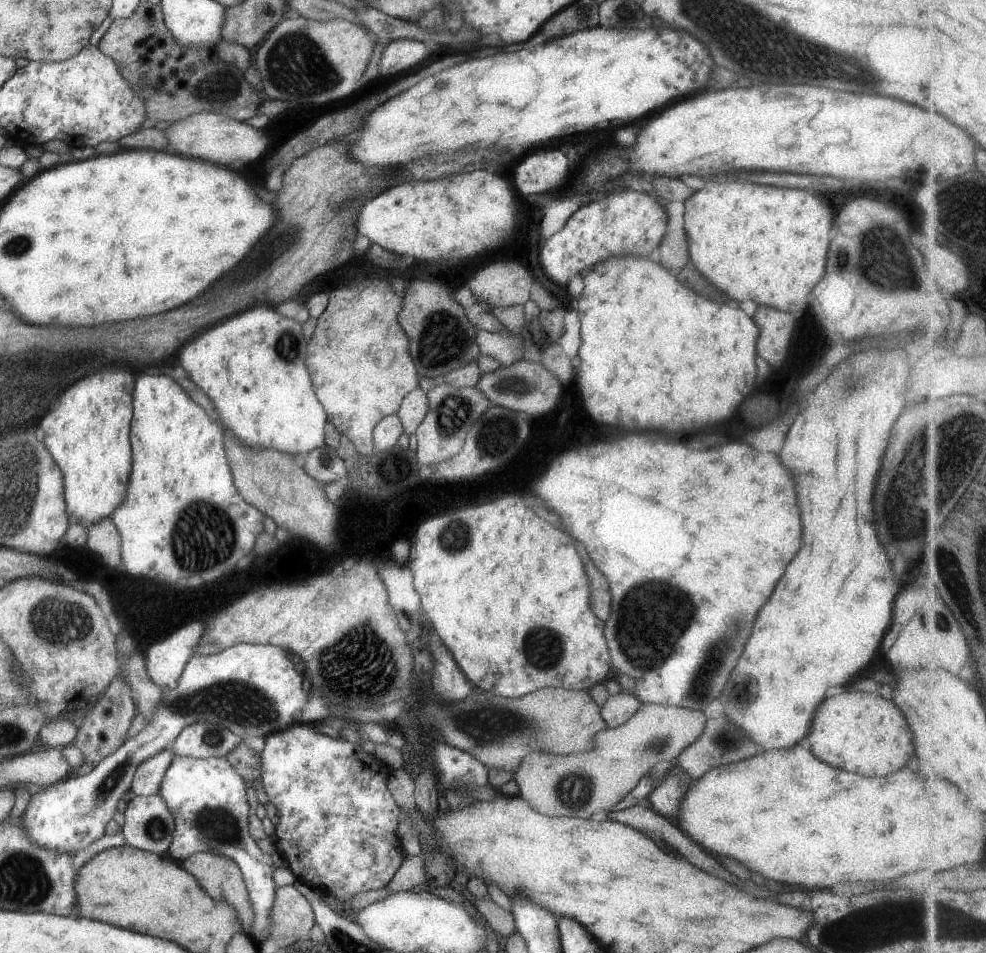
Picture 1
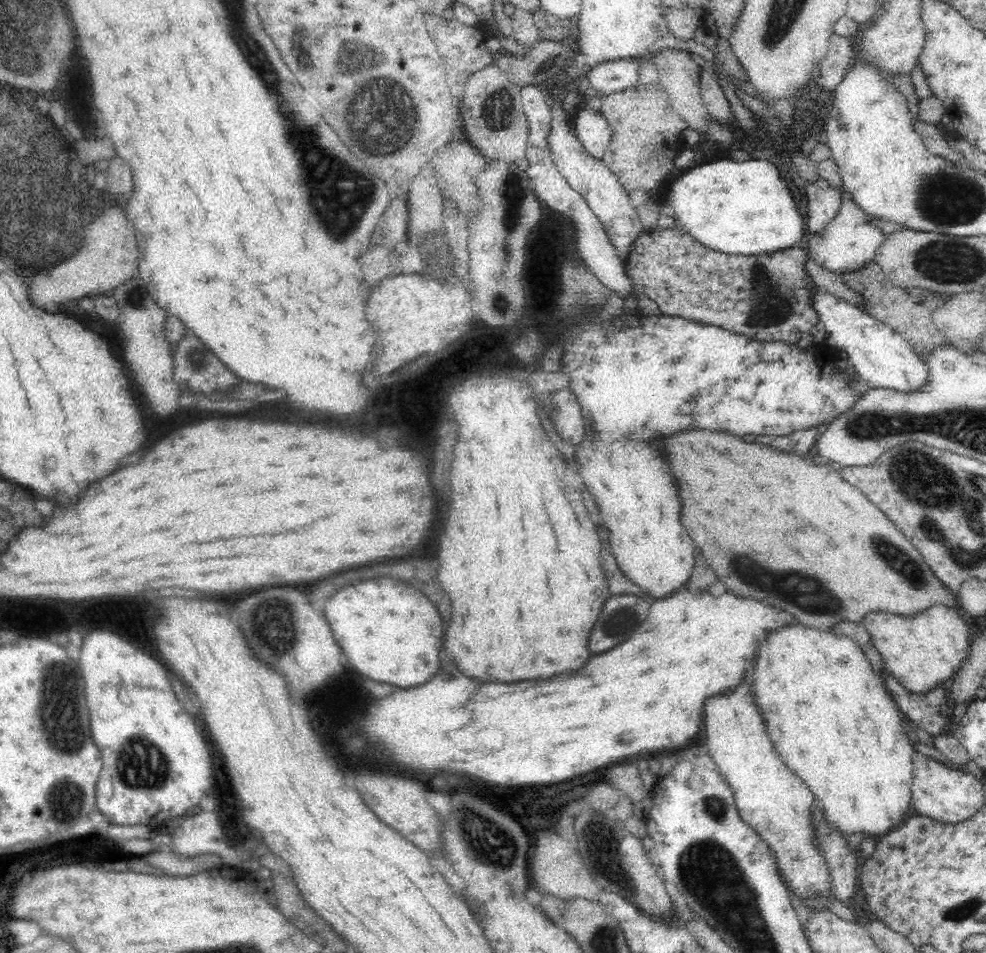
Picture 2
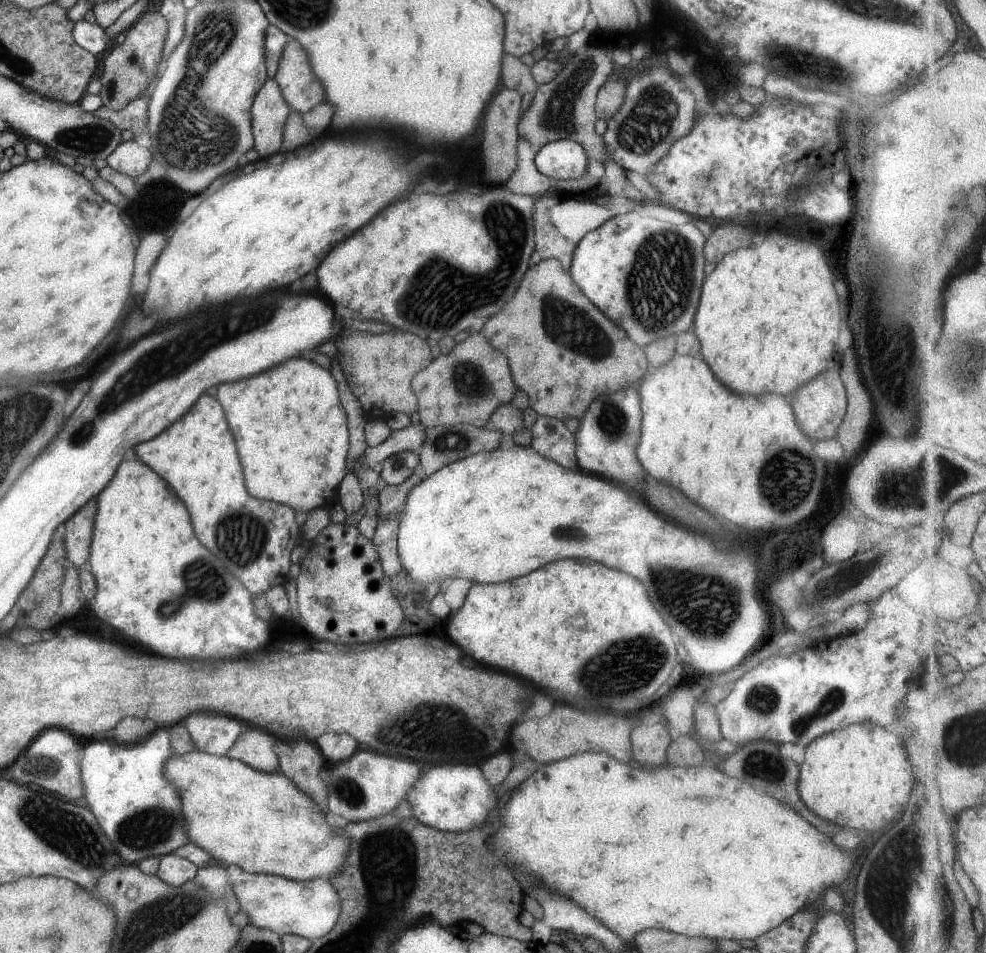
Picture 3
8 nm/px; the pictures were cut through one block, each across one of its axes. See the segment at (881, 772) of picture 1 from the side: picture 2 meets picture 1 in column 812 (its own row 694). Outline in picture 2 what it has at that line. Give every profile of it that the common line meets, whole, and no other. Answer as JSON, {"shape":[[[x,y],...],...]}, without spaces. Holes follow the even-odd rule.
{"shape":[[[751,670],[744,674],[734,690],[720,692],[706,700],[702,721],[709,755],[732,791],[740,819],[768,845],[776,870],[788,890],[802,900],[809,912],[830,912],[827,902],[834,896],[833,880],[825,855],[815,841],[811,819],[815,796],[774,750],[751,691],[750,673]]]}

